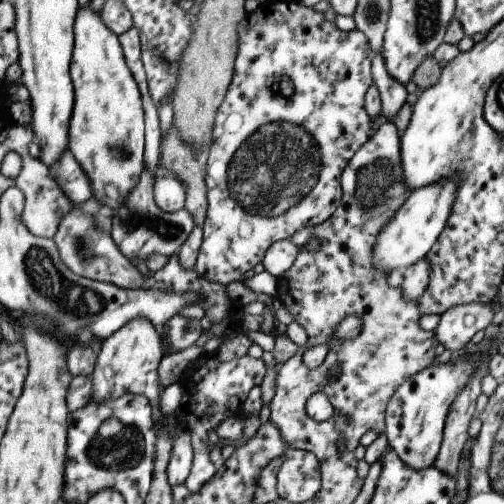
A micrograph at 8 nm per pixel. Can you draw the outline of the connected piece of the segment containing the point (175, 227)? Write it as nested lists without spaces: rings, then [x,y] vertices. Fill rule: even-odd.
[[[145,164],[138,184],[129,192],[125,203],[114,212],[114,216],[111,216],[112,231],[110,235],[120,252],[132,262],[134,257],[145,260],[152,253],[164,253],[170,258],[180,250],[196,225],[193,216],[185,208],[175,213],[164,212],[154,202],[154,183],[154,175],[147,170]]]

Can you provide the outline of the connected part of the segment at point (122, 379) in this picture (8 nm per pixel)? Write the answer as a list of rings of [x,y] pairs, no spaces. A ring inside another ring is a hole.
[[[144,317],[133,318],[102,342],[95,369],[91,374],[93,376],[93,398],[90,403],[100,404],[133,392],[144,395],[150,401],[152,418],[161,427],[159,402],[162,391],[157,368],[164,355],[163,342],[155,324]]]

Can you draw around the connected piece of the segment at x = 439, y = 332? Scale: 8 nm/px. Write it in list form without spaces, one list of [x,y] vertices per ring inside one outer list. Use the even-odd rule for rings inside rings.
[[[470,303],[449,308],[434,330],[439,344],[459,355],[468,350],[478,336],[492,322],[497,309],[493,304]]]

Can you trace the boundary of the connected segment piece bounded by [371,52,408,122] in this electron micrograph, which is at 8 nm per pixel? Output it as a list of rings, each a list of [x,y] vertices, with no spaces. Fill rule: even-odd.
[[[381,52],[374,53],[371,58],[373,84],[378,87],[381,96],[381,114],[388,118],[388,122],[392,122],[398,110],[407,102],[408,93],[402,83],[388,74]]]

